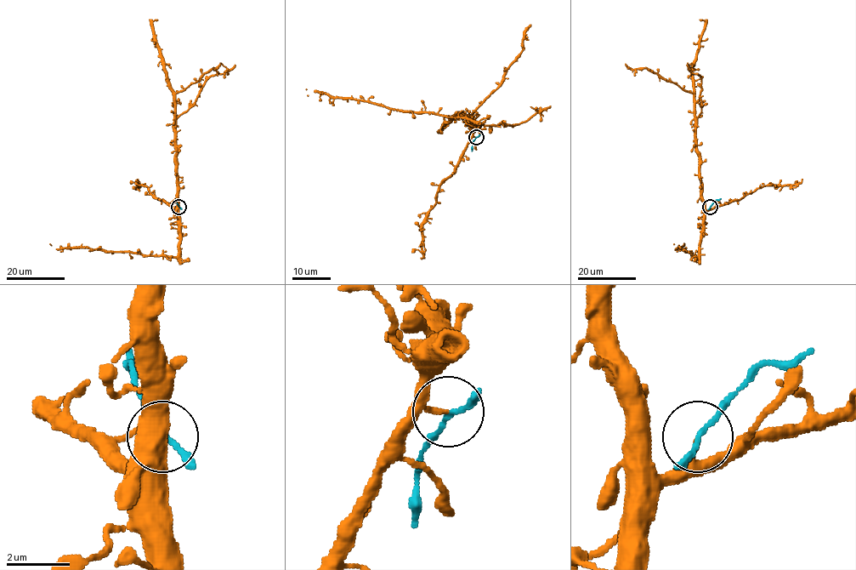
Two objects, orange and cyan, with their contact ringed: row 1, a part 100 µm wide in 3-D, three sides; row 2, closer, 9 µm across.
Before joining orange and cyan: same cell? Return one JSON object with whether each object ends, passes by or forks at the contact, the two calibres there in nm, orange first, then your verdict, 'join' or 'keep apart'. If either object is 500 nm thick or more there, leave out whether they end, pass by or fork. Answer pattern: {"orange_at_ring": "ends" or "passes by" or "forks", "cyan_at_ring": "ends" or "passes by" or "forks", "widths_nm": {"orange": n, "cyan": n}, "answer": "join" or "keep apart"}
{"orange_at_ring": "ends", "cyan_at_ring": "passes by", "widths_nm": {"orange": 150, "cyan": 150}, "answer": "keep apart"}

